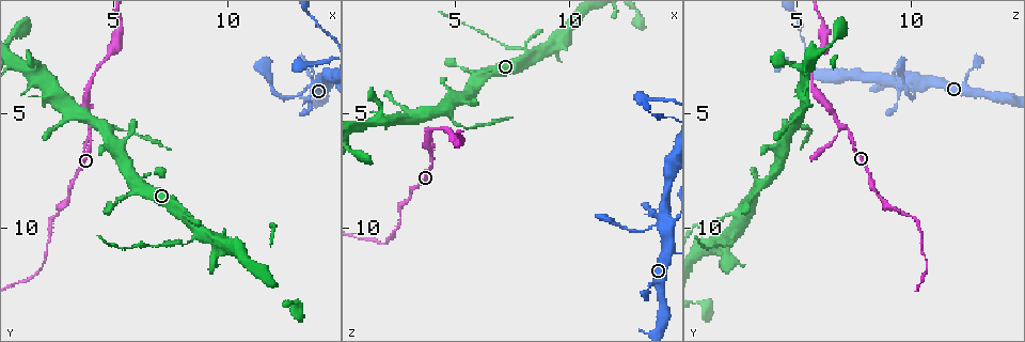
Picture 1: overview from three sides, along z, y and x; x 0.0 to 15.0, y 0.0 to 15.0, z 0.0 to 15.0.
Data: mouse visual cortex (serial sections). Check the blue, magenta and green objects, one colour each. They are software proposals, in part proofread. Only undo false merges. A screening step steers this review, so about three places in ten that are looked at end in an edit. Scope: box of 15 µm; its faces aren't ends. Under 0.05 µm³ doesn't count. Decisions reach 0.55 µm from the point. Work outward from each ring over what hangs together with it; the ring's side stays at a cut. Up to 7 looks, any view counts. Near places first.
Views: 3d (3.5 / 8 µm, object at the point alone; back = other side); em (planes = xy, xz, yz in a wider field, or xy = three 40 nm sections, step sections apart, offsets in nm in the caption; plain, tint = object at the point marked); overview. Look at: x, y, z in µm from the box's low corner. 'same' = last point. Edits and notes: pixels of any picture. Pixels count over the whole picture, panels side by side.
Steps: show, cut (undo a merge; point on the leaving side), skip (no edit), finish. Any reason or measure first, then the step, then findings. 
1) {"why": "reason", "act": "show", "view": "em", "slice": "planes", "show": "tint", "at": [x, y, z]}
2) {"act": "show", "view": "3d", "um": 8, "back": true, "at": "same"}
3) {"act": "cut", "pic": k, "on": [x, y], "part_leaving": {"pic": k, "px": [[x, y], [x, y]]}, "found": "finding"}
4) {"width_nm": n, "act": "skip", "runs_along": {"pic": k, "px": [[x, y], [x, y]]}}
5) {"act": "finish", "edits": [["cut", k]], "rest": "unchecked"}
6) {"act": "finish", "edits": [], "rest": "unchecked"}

{"why": "three-way junction", "act": "show", "view": "3d", "um": 3.5, "at": [3.9, 5.5, 6.9]}

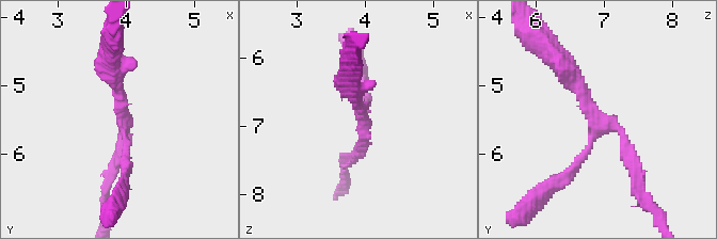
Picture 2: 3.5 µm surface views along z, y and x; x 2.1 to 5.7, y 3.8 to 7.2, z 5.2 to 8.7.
{"arms": 3, "arm_widths_nm": [150, 200, 250], "act": "show", "view": "em", "slice": "xy", "step": 2, "show": "tint", "at": [3.95, 5.55, 6.95]}

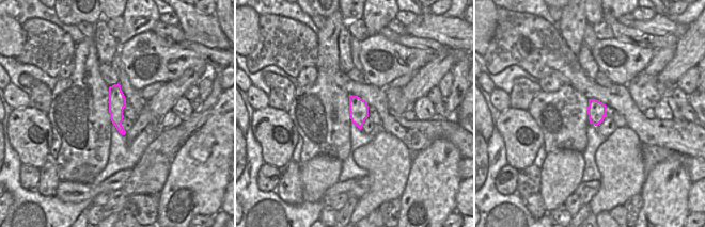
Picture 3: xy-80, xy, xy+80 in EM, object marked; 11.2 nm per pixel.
{"why": "another direction", "act": "show", "view": "em", "slice": "xy", "step": 1, "show": "tint", "at": "same"}

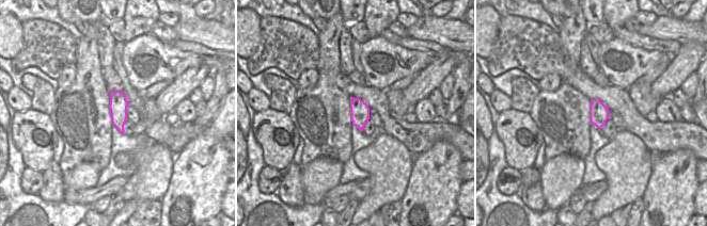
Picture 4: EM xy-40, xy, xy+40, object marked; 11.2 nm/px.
{"act": "skip", "runs_along": {"pic": 2, "px": [[635, 171], [622, 132], [591, 112], [561, 63]]}, "found": "one cell here"}

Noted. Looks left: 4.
{"why": "a fork", "act": "show", "view": "3d", "um": 3.5, "at": [6.2, 8.2, 3.3]}

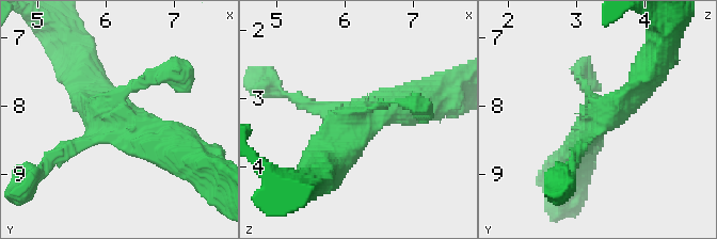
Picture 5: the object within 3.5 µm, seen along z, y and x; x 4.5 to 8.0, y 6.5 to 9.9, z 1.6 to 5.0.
{"act": "skip", "runs_along": {"pic": 5, "px": [[179, 147], [104, 111], [88, 82]]}, "found": "continuous, no second cell"}

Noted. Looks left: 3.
{"why": "small branch off a trunk", "act": "show", "view": "3d", "um": 3.5, "at": [4.6, 5.7, 4.8]}

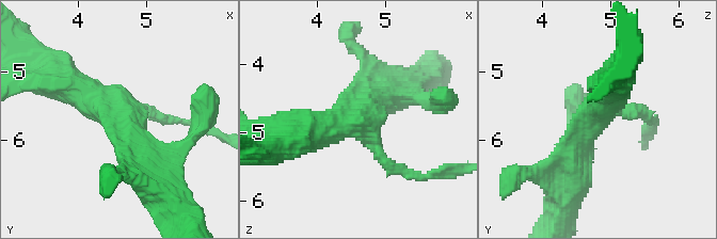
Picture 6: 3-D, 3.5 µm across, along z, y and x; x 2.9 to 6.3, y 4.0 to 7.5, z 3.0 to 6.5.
{"why": "need the tissue", "act": "show", "view": "em", "slice": "planes", "show": "tint", "at": [4.50, 5.55, 4.80]}

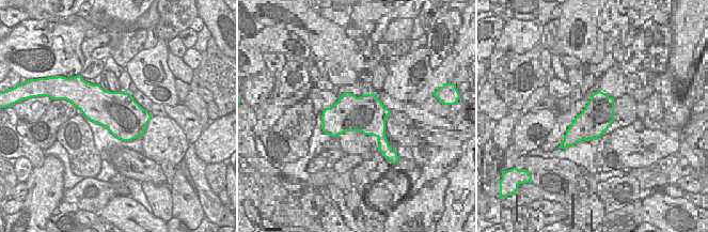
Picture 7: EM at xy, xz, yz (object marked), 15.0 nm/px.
{"arm_widths_nm": [150, 450, 500], "act": "skip", "found": "continuous, no second cell"}

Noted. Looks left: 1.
{"act": "finish", "edits": [], "rest": "unchecked"}

